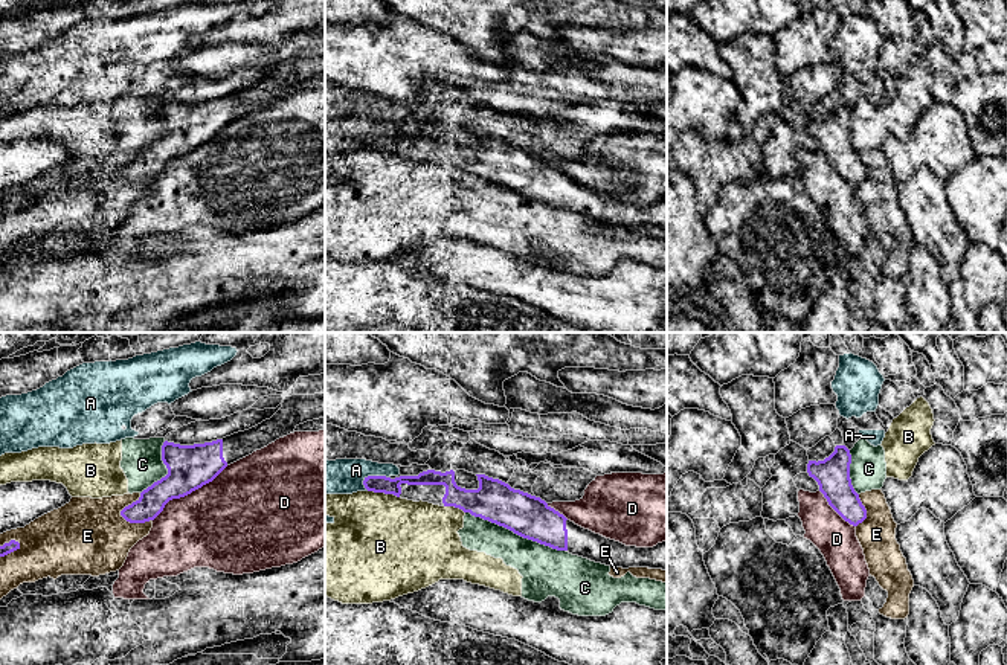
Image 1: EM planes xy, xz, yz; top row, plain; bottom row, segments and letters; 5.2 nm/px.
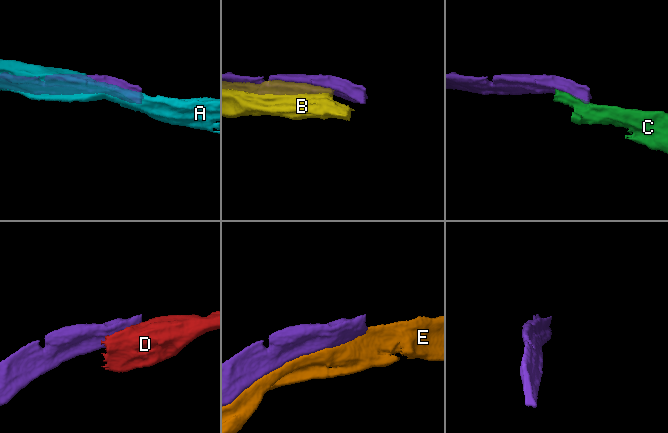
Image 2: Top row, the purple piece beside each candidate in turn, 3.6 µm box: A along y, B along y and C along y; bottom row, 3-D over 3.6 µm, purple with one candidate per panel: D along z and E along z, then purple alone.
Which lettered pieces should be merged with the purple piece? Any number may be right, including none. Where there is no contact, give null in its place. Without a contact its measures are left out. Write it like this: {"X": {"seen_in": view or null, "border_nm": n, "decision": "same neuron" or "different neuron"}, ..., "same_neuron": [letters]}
{"A": {"seen_in": "xz", "border_nm": 150, "decision": "different neuron"}, "B": {"seen_in": "xz", "border_nm": 170, "decision": "different neuron"}, "C": {"seen_in": "xz", "border_nm": 550, "decision": "different neuron"}, "D": {"seen_in": "xy", "border_nm": 500, "decision": "different neuron"}, "E": {"seen_in": "xy", "border_nm": 180, "decision": "different neuron"}, "same_neuron": []}

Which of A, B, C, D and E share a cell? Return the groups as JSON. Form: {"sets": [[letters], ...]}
{"sets": [["A"], ["B", "C"], ["D"], ["E"]]}

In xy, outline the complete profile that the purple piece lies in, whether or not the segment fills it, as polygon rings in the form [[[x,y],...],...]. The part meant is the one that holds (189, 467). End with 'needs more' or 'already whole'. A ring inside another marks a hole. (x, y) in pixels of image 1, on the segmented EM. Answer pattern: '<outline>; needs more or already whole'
[[[325,394],[291,395],[285,397],[282,407],[261,424],[204,444],[180,445],[165,441],[162,445],[162,461],[168,474],[140,493],[140,497],[121,511],[121,516],[130,523],[145,523],[154,520],[172,499],[180,499],[203,485],[212,482],[227,465],[267,447],[279,438],[294,433],[299,424],[325,418]]]; needs more

